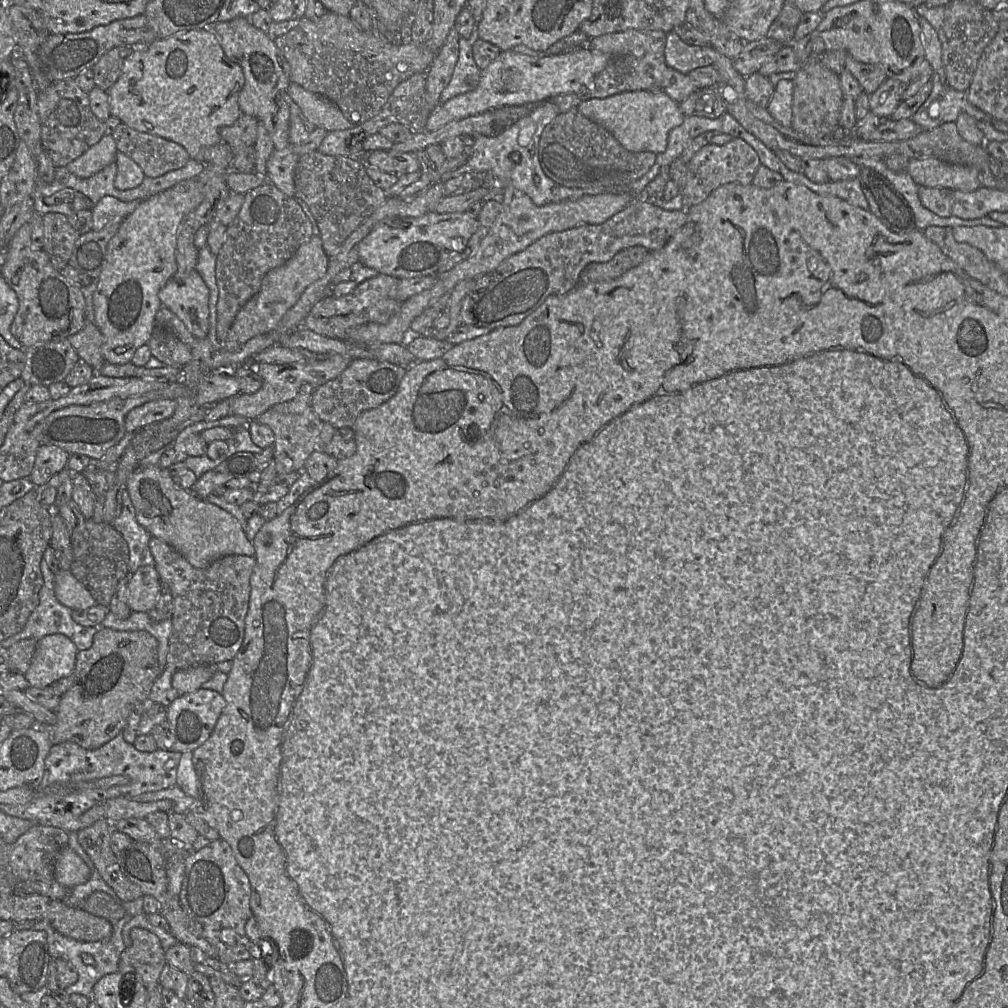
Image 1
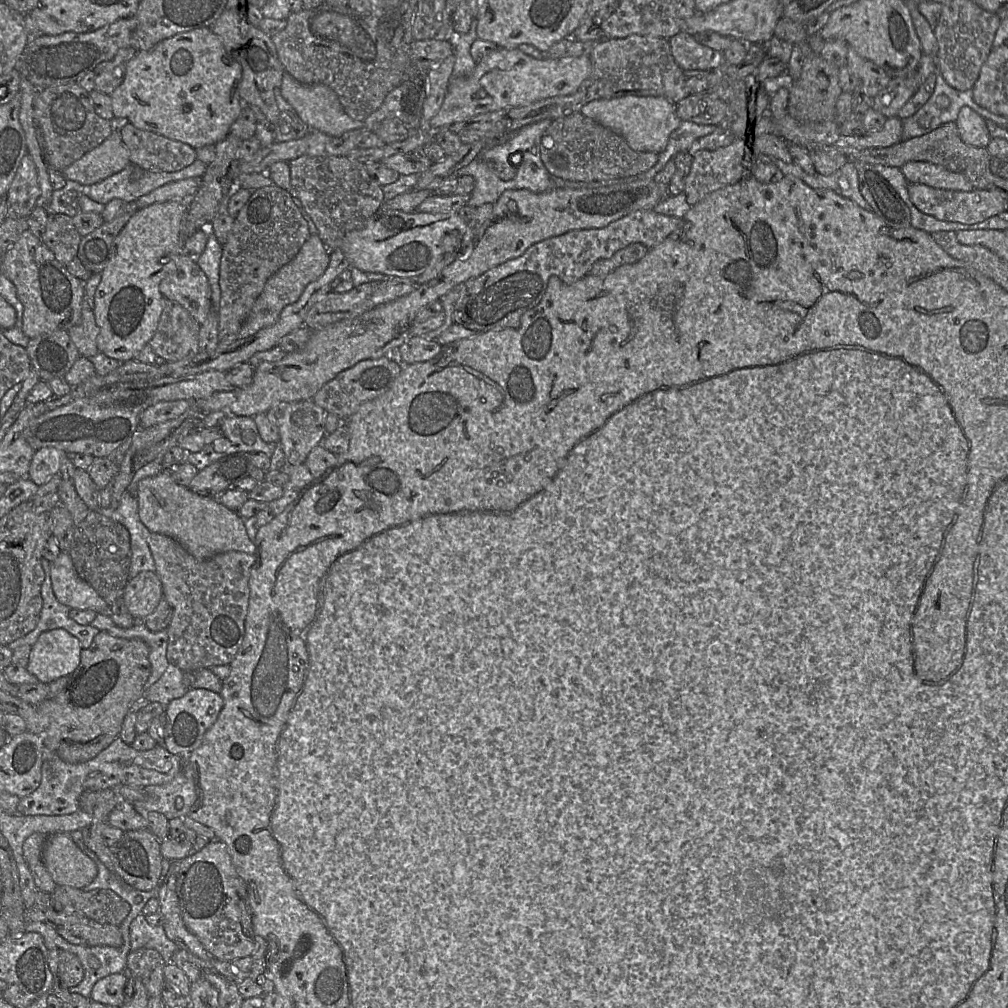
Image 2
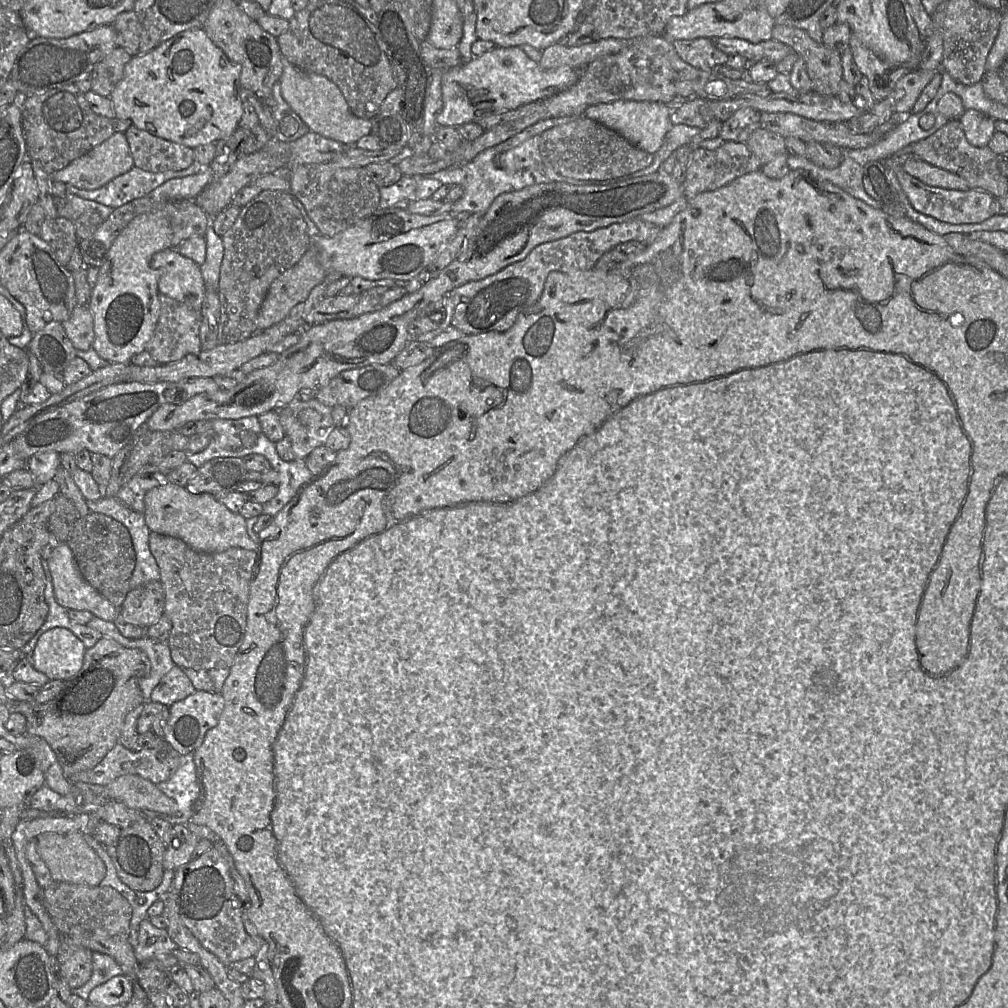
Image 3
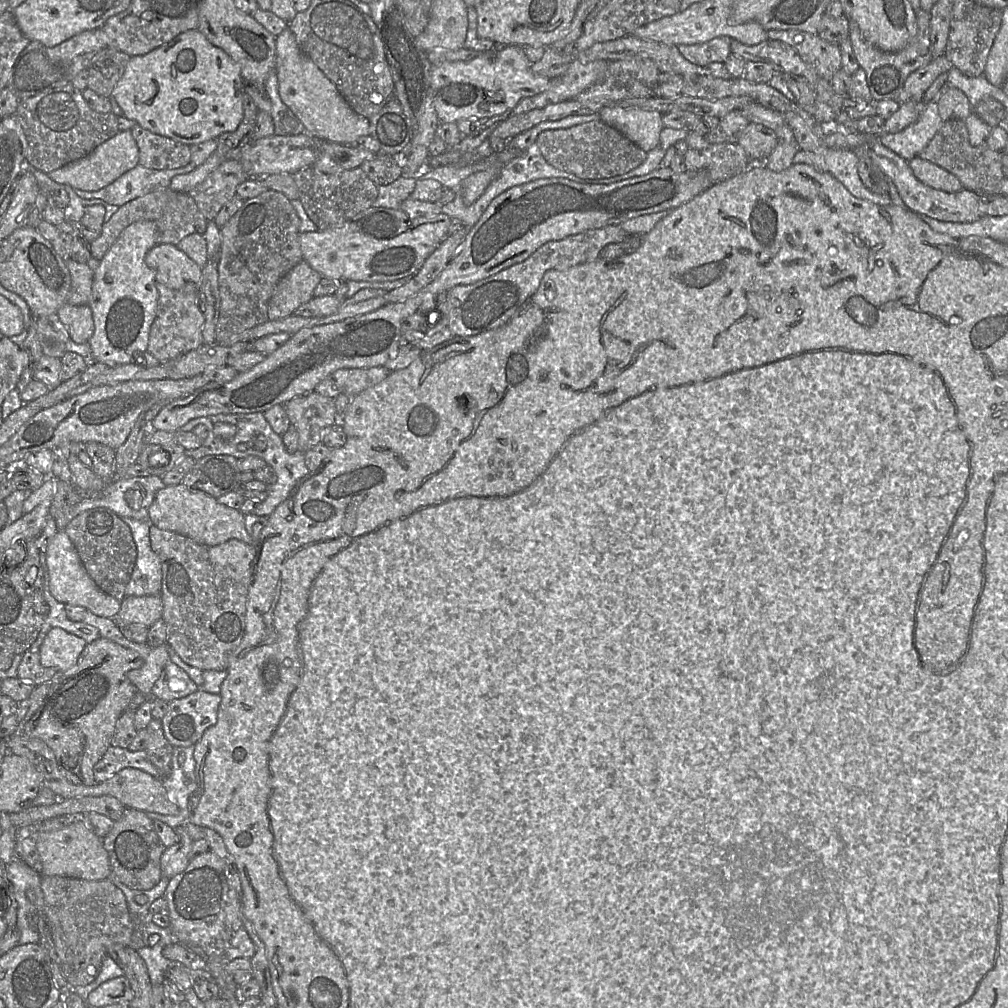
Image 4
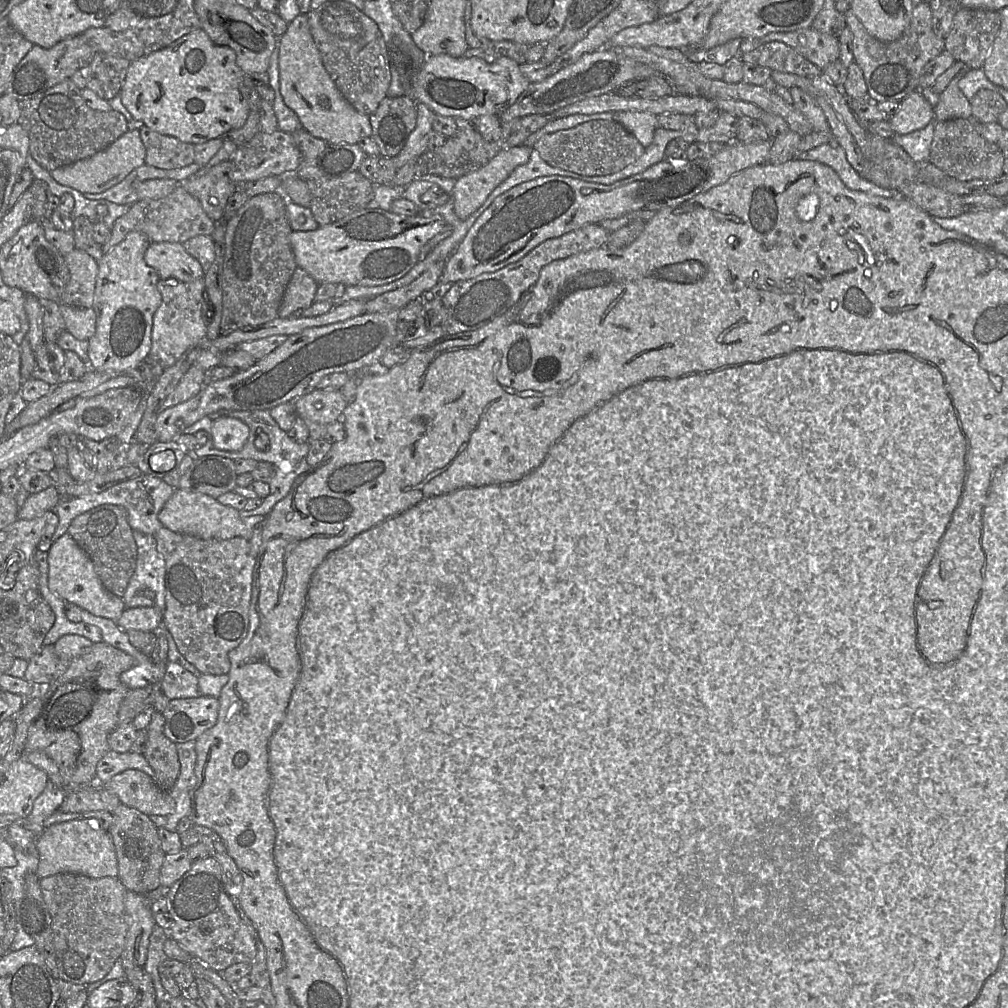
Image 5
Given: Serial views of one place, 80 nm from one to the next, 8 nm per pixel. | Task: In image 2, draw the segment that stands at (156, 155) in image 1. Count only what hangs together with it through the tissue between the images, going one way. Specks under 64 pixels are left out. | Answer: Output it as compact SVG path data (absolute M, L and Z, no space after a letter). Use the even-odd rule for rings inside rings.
M127 123L120 131L131 164L150 172L175 172L191 165L196 150L182 142L139 130Z

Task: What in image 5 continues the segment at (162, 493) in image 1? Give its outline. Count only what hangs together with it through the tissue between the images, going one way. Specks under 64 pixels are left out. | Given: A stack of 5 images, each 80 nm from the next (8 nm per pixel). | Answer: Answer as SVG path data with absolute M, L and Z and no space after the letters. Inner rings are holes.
M177 488L158 514L163 527L201 539L226 540L233 537L246 537L246 527L239 511L223 505L217 499L191 490Z

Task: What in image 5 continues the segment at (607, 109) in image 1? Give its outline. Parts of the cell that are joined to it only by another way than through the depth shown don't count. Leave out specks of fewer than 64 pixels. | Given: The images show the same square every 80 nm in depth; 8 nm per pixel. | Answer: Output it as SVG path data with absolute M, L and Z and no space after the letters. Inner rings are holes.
M615 111L612 119L631 132L644 148L654 138L657 126L657 115L643 111Z

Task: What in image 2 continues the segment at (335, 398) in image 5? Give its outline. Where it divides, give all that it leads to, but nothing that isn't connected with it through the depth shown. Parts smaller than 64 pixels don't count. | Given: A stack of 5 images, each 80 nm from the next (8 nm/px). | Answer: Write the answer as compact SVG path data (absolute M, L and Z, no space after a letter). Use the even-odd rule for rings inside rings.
M312 399L298 402L281 402L272 406L267 412L267 418L277 426L279 441L286 465L303 464L313 448L322 444L326 436L325 419L328 412L316 405Z

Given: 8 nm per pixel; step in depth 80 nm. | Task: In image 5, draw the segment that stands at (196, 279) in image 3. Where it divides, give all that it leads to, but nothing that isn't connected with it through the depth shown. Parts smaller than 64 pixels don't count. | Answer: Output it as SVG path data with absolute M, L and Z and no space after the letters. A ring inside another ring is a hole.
M151 242L144 253L144 261L155 270L160 280L174 278L180 282L190 282L204 276L200 263L185 251L182 243Z

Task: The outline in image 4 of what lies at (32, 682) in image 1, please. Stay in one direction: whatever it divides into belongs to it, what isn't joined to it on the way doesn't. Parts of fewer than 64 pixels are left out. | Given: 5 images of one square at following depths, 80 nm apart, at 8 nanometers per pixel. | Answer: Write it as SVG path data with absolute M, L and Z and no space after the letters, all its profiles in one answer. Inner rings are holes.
M52 628L39 648L40 662L63 673L77 663L86 645L84 639L62 628Z

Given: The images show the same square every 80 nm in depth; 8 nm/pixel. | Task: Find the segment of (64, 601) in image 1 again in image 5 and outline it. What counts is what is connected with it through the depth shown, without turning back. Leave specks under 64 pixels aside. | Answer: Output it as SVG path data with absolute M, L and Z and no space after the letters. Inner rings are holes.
M65 533L54 541L48 551L48 587L50 591L64 600L87 610L95 616L117 622L126 609L121 597L109 592L97 576L89 556L78 546L73 538Z

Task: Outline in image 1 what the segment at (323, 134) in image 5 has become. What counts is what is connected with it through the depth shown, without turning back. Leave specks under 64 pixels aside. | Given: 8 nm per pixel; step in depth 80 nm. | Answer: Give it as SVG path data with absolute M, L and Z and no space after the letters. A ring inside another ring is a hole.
M290 82L286 92L316 128L330 132L357 126L345 118L334 102L321 94L308 91L295 82Z

